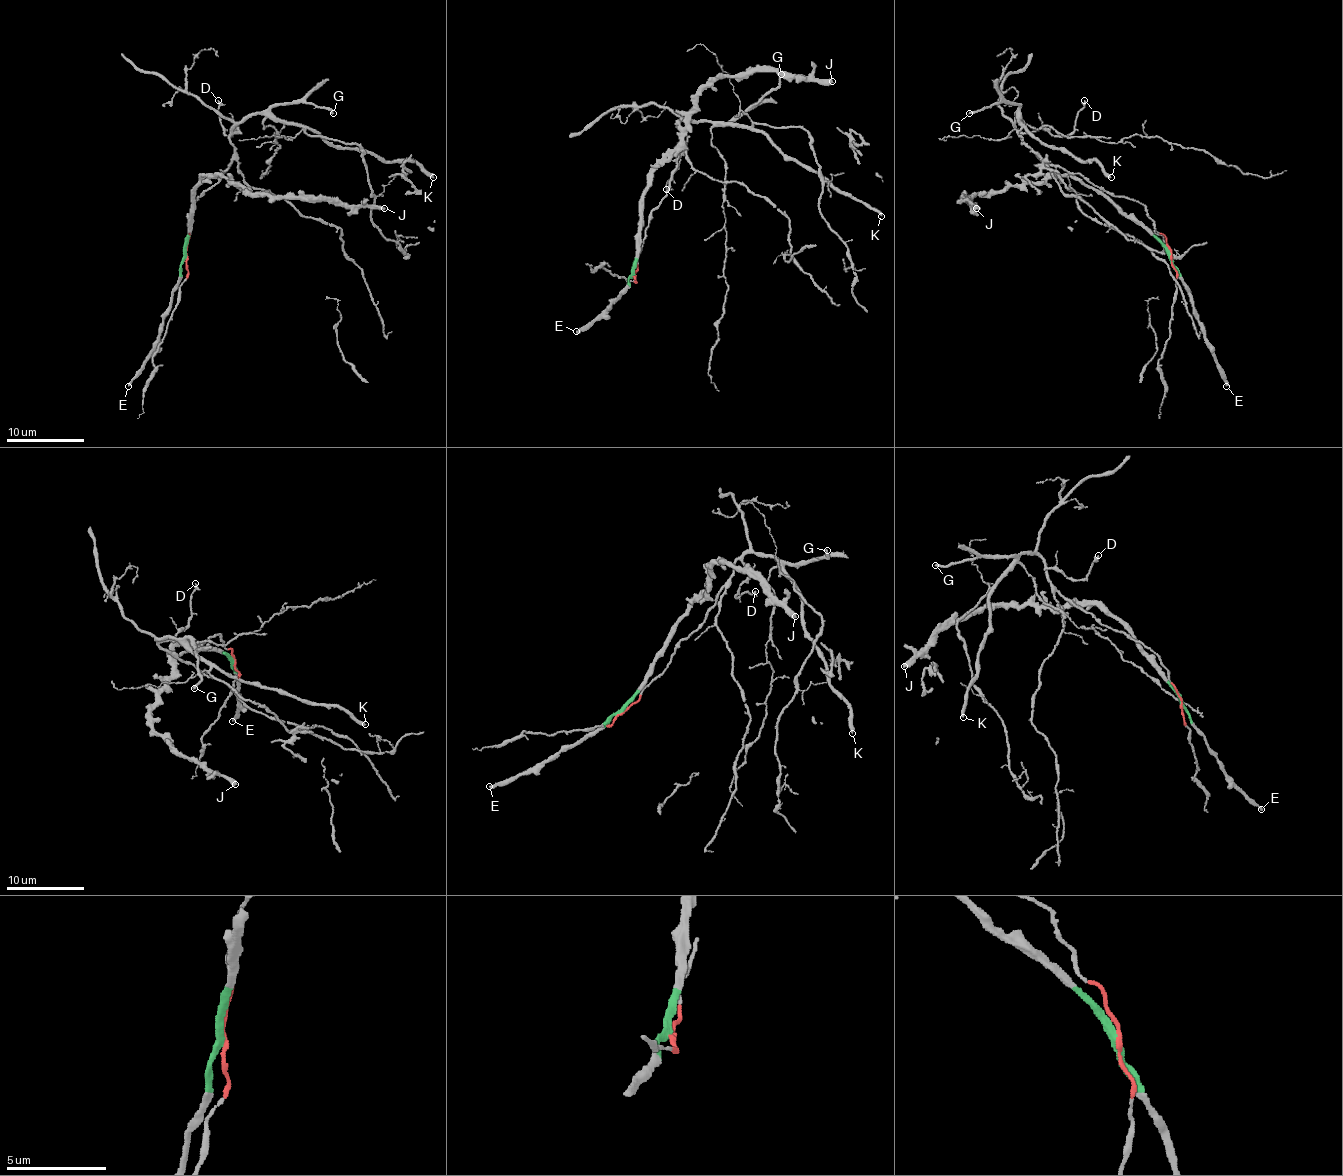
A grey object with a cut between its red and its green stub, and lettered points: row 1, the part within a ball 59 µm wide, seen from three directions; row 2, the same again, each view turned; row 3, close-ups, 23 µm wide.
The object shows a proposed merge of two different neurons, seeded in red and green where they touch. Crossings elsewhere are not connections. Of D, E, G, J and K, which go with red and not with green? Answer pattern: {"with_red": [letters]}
{"with_red": ["D", "G", "K"]}

